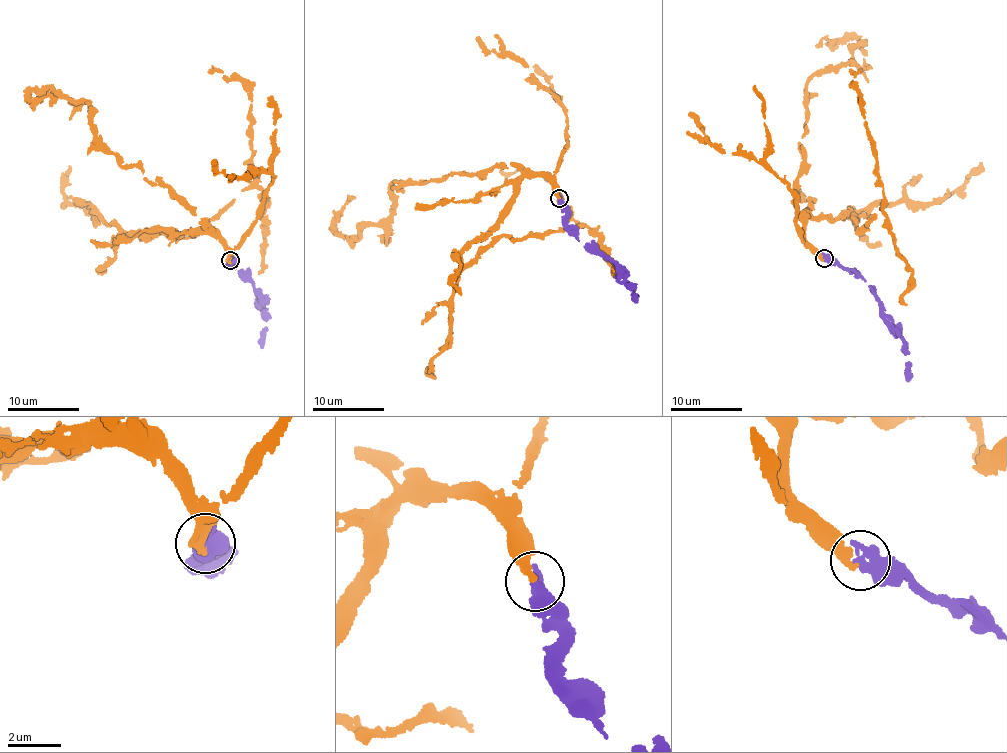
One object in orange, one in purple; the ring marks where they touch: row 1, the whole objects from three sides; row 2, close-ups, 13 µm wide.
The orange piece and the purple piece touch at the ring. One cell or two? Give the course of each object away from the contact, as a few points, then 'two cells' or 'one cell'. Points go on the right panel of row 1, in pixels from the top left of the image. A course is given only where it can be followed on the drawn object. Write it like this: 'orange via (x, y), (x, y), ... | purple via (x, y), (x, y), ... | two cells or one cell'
orange via (824, 257), (806, 239), (806, 215), (862, 209), (859, 234), (882, 203), (848, 71) | purple via (824, 257), (853, 269), (870, 286), (890, 320), (890, 328), (902, 340), (908, 371), (906, 380) | one cell

